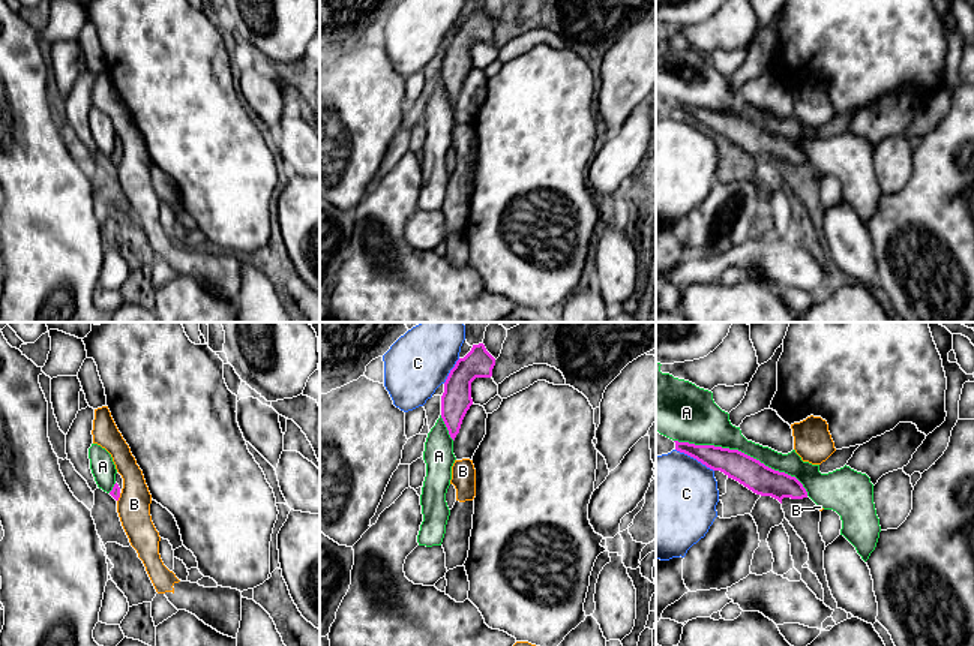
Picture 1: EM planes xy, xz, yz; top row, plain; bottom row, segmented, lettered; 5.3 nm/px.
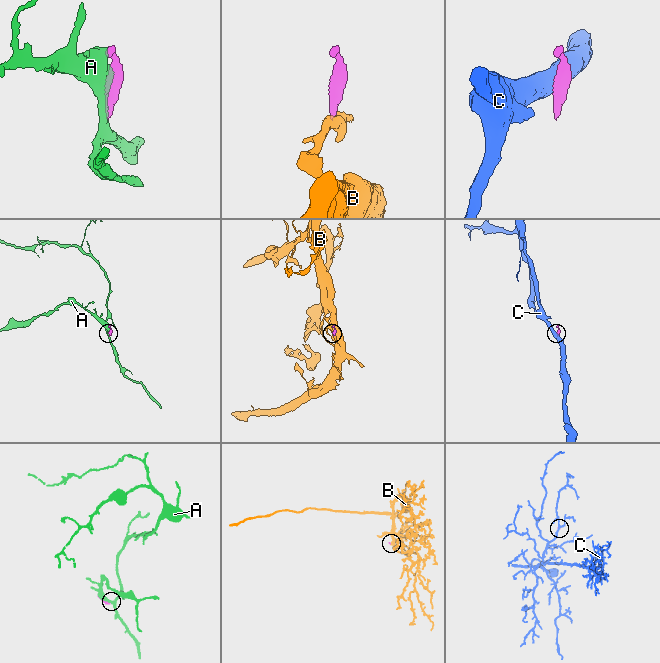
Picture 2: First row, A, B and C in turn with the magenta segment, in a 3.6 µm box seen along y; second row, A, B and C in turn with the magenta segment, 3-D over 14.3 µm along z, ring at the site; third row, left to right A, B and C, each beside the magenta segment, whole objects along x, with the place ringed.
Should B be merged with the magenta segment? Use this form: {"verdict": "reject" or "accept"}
{"verdict": "reject"}

